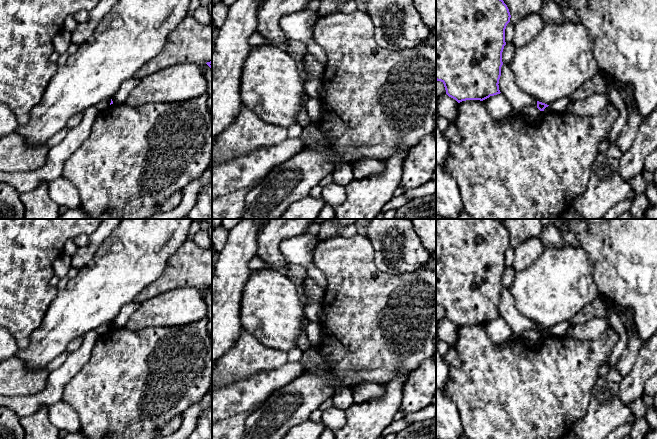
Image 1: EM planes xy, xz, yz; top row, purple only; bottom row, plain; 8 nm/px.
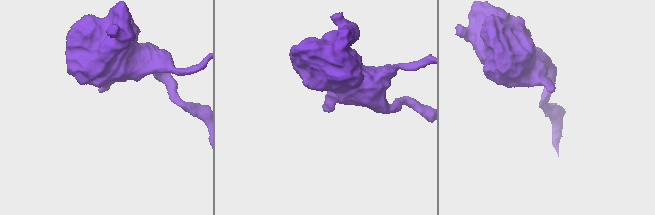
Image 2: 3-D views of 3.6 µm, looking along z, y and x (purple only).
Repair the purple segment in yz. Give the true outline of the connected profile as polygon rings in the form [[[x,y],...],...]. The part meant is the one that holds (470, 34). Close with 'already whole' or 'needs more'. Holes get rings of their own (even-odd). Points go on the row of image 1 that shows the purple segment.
[[[436,0],[436,80],[444,84],[446,94],[458,103],[466,100],[483,101],[500,94],[502,52],[505,29],[510,12],[503,0]]]; already whole

